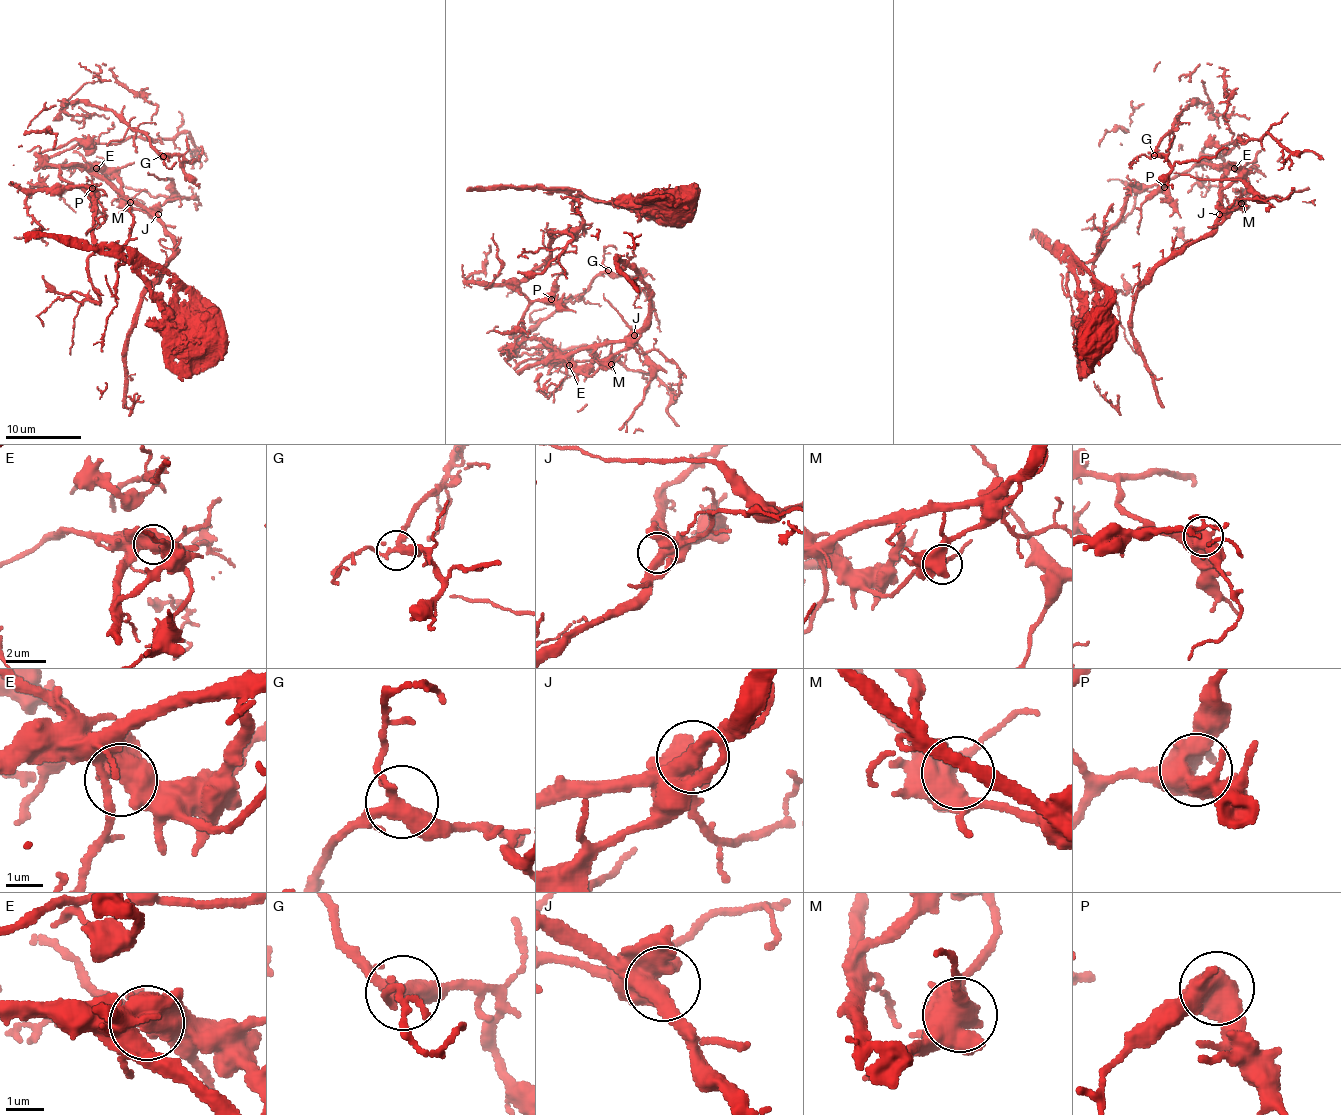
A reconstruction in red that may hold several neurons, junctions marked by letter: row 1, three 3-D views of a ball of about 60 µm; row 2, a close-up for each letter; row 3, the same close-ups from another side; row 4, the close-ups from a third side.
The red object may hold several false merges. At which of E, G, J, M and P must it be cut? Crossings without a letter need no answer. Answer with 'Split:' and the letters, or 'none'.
Split: none

